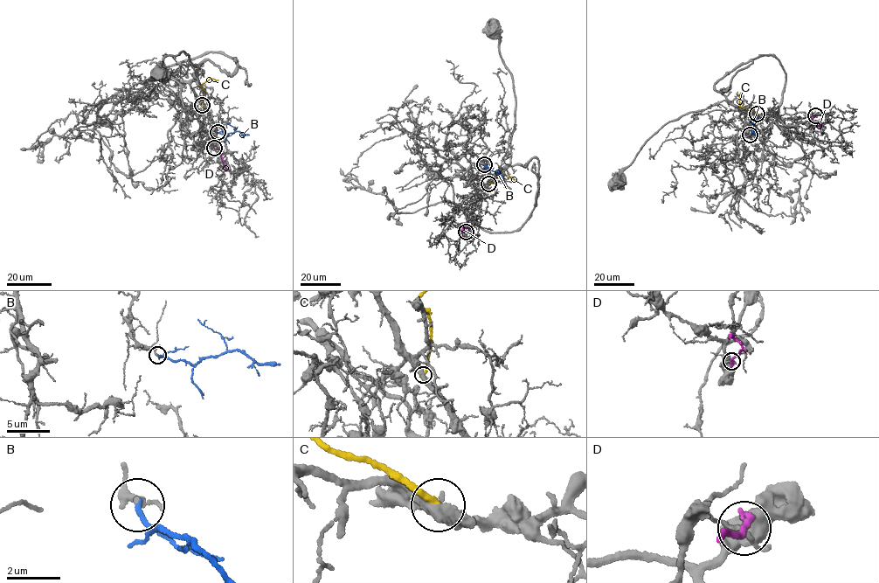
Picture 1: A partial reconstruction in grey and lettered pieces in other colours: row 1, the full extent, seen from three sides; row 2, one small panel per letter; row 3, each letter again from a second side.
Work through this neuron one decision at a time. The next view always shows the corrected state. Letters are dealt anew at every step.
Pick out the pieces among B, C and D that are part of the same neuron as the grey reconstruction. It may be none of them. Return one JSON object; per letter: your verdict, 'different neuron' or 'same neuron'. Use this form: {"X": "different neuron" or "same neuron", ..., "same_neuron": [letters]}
{"B": "same neuron", "C": "different neuron", "D": "different neuron", "same_neuron": ["B"]}

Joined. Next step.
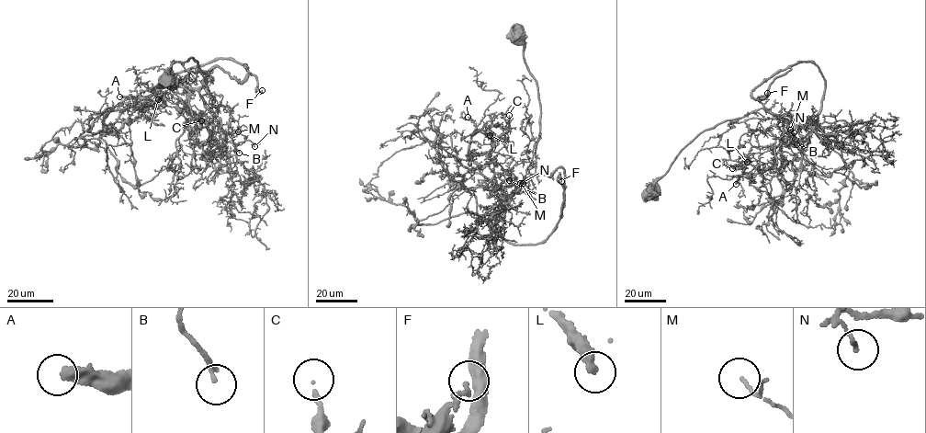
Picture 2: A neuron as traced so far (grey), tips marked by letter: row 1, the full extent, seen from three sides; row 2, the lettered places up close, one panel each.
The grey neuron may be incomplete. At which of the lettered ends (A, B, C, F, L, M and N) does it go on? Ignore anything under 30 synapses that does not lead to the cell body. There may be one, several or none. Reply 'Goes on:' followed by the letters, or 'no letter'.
Goes on: A, C, F, L

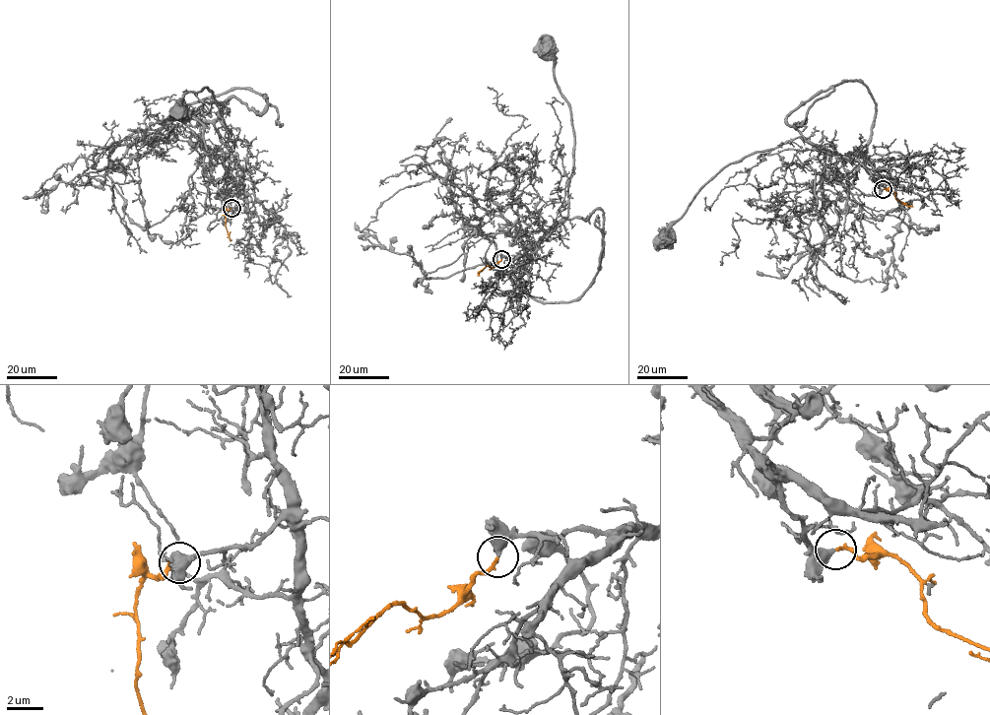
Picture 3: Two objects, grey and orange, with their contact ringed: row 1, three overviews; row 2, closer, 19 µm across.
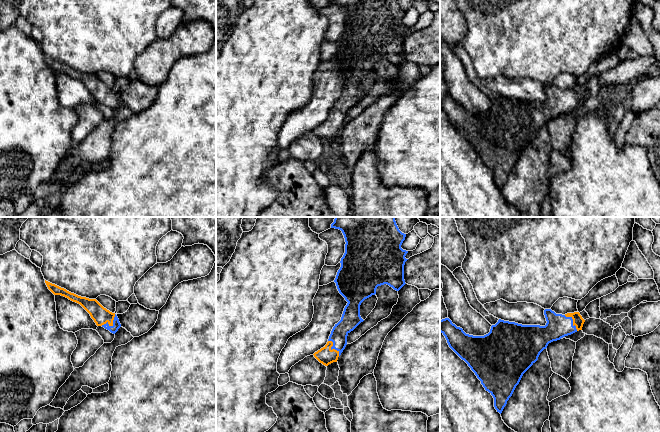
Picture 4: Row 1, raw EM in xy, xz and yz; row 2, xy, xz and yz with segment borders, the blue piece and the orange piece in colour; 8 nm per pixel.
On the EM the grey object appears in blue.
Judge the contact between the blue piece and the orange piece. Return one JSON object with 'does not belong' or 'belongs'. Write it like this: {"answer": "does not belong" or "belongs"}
{"answer": "belongs"}

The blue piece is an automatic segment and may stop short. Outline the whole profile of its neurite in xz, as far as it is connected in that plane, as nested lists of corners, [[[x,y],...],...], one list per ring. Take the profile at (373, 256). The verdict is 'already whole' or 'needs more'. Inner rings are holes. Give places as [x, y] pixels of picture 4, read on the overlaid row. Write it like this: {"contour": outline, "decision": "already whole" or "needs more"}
{"contour": [[[335,217],[331,228],[341,230],[346,242],[341,267],[334,282],[348,303],[341,320],[333,327],[327,344],[313,354],[325,366],[337,362],[347,345],[348,334],[364,321],[360,316],[361,303],[375,295],[378,286],[387,284],[399,291],[406,284],[404,265],[408,260],[405,258],[408,251],[401,248],[406,234],[399,230],[395,217]]], "decision": "needs more"}

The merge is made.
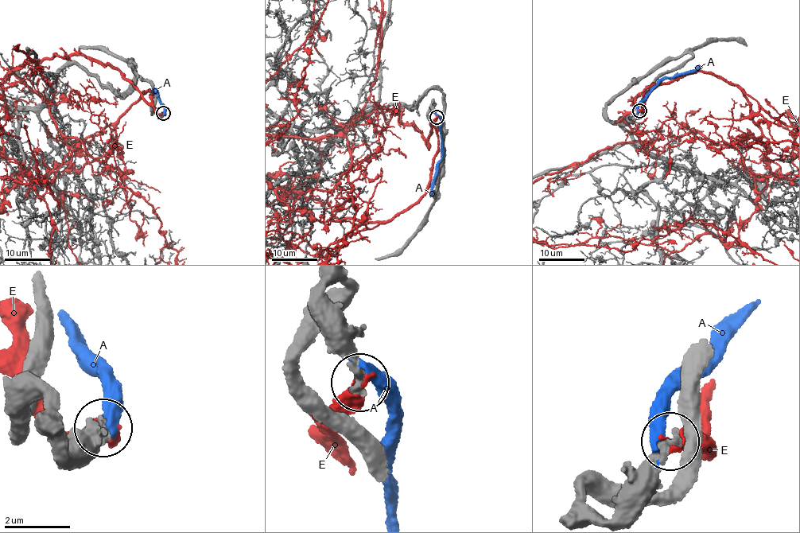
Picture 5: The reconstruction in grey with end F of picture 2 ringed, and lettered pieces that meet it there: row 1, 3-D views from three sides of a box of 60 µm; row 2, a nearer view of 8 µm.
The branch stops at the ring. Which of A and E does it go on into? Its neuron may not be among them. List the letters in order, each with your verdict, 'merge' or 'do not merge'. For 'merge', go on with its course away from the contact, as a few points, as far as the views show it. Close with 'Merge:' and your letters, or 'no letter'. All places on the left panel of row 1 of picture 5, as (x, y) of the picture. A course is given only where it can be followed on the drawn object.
A: do not merge
E: do not merge
Merge: no letter

